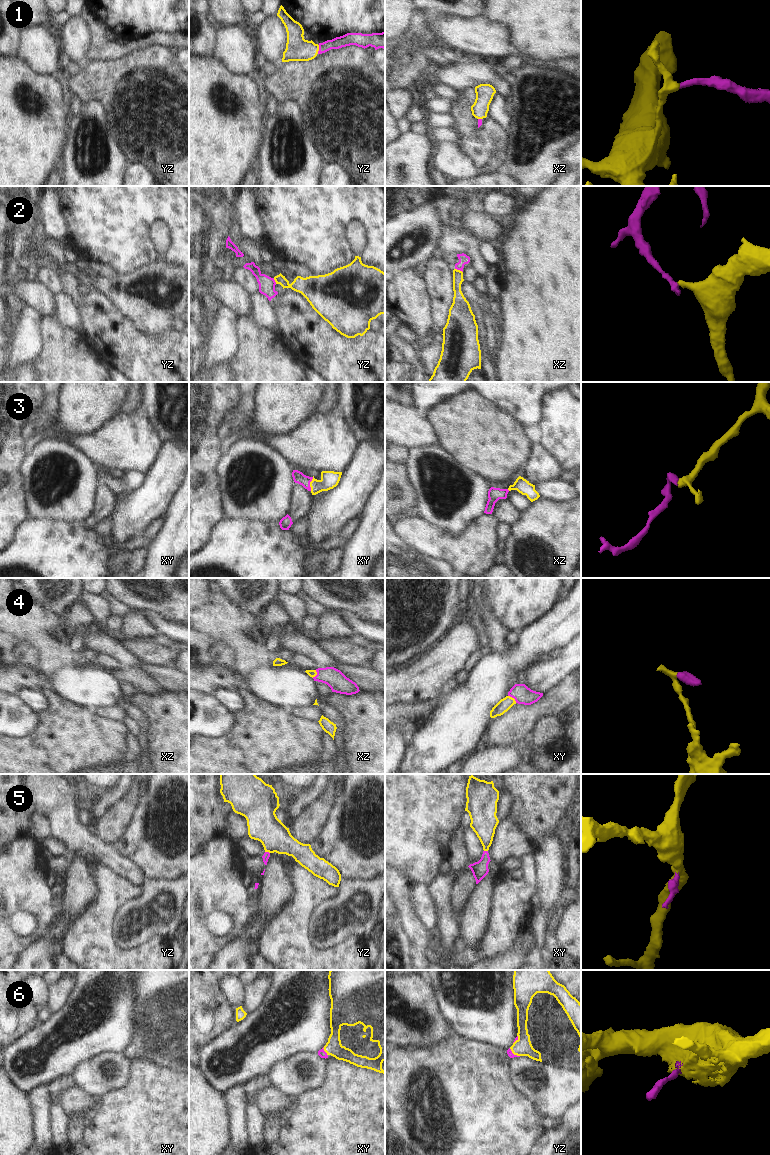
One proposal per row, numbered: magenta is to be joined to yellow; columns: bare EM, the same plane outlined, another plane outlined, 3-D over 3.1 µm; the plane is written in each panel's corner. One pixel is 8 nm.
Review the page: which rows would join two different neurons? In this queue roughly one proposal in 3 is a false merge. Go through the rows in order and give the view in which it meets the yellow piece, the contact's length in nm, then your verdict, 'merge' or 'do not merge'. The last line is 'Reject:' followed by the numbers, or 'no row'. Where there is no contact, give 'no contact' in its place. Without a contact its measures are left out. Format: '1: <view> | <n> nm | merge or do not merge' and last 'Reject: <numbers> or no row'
1: yz | 70 nm | merge
2: xz | 70 nm | do not merge
3: xy | 110 nm | merge
4: xy | 90 nm | merge
5: yz | 40 nm | merge
6: xy | 80 nm | merge
Reject: 2

